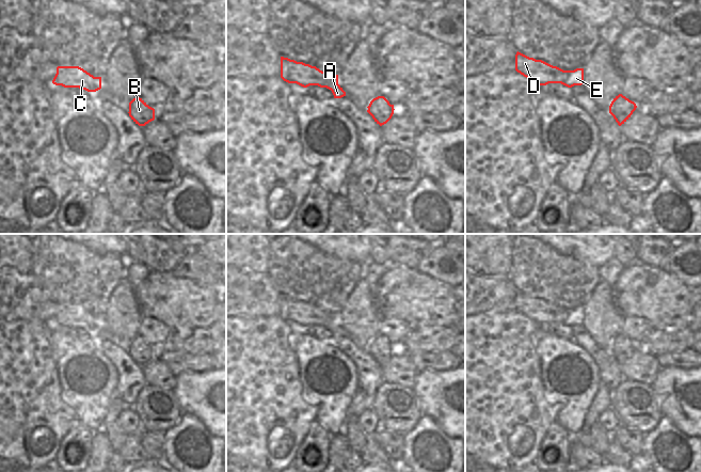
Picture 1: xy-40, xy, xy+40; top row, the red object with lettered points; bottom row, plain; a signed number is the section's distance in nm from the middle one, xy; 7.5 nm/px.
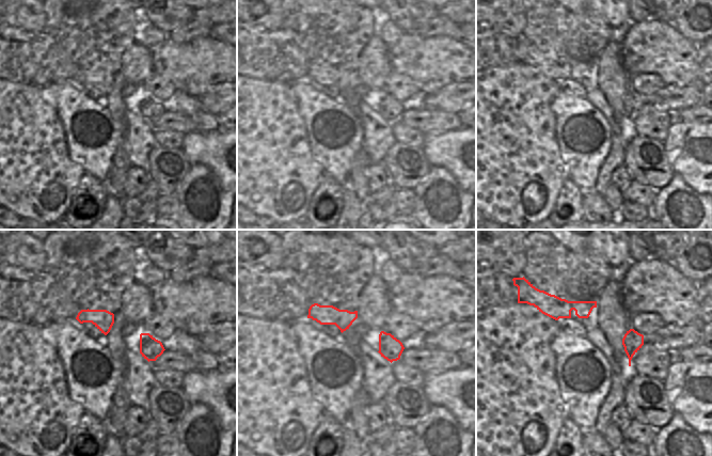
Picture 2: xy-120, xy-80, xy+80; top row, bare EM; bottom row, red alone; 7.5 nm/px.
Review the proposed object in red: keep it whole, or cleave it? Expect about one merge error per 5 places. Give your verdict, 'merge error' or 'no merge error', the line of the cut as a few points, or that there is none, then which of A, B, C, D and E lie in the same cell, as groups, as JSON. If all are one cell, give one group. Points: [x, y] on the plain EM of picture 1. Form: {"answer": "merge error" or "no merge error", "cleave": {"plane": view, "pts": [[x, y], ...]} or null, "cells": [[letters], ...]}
{"answer": "no merge error", "cleave": null, "cells": [["A", "B", "C", "D", "E"]]}

